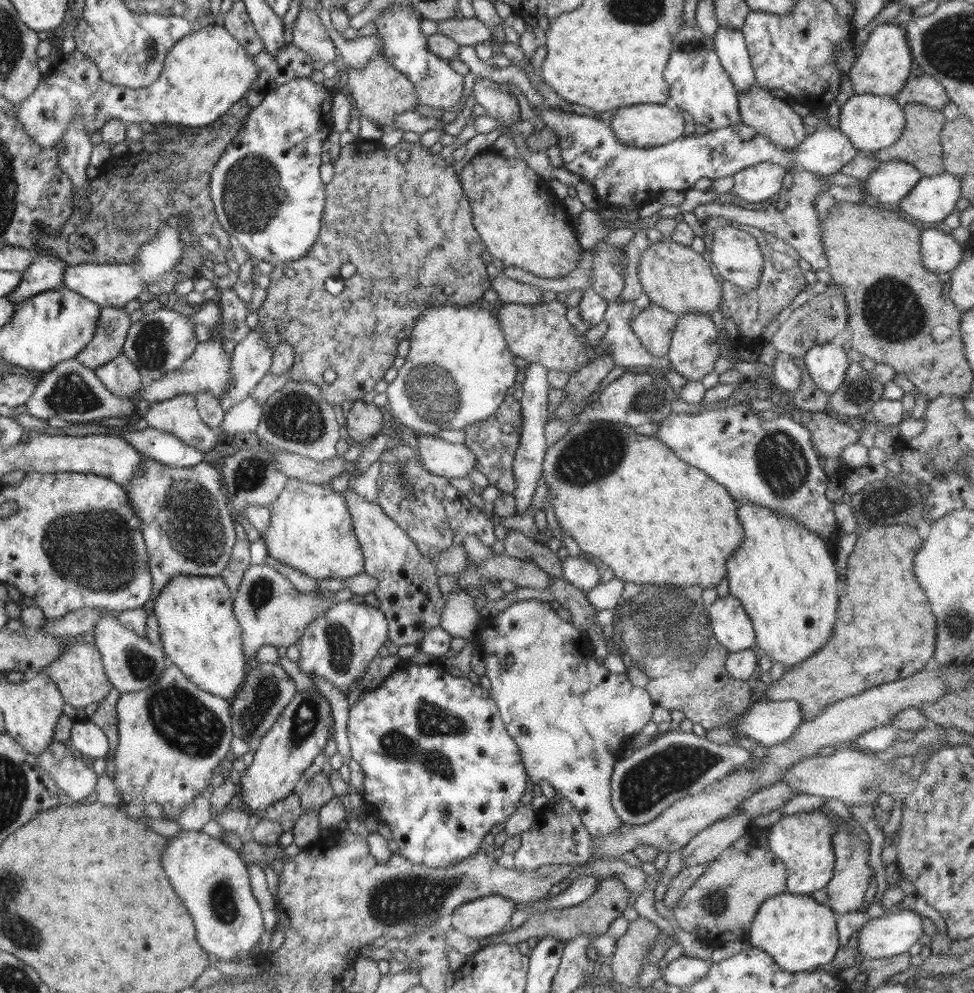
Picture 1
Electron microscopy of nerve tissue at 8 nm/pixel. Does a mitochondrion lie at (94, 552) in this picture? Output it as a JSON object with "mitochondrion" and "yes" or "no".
{"mitochondrion":"yes"}

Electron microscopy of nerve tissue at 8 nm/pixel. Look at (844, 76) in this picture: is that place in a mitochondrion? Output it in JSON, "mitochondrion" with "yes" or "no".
{"mitochondrion":"no"}

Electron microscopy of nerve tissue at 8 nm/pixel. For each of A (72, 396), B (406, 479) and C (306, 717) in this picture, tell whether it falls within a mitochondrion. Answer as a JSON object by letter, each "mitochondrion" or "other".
{"A":"mitochondrion","B":"mitochondrion","C":"mitochondrion"}

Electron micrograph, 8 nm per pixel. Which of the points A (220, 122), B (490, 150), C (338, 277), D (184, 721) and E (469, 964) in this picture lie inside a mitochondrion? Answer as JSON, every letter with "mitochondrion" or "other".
{"A":"other","B":"other","C":"other","D":"mitochondrion","E":"other"}

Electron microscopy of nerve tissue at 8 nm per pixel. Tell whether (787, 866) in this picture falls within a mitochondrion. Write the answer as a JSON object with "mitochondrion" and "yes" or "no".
{"mitochondrion":"no"}

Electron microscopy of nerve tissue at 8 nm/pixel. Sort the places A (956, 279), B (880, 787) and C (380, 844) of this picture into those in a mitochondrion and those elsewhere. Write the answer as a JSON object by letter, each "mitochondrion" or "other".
{"A":"other","B":"mitochondrion","C":"other"}

